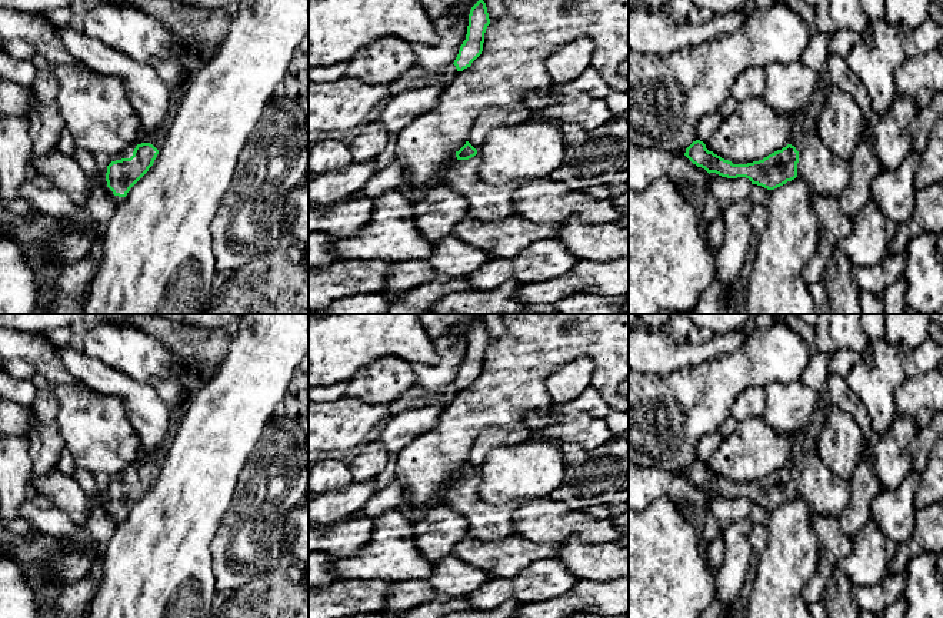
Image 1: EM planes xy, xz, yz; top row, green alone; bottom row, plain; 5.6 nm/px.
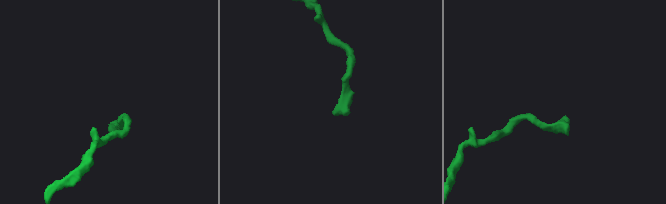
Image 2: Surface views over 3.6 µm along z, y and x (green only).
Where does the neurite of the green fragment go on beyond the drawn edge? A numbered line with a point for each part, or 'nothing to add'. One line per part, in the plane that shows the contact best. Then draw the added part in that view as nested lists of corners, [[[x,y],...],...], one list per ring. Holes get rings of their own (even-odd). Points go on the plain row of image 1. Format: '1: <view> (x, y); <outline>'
1: xy (127, 473); [[[143,454],[143,455],[140,457],[140,460],[139,460],[137,462],[134,462],[133,465],[130,465],[129,468],[126,468],[124,471],[121,471],[121,472],[117,474],[116,477],[101,480],[101,482],[100,482],[100,504],[101,504],[101,507],[106,510],[106,512],[107,512],[116,522],[119,522],[119,524],[120,524],[126,517],[114,515],[113,511],[107,507],[107,501],[106,501],[107,485],[109,485],[111,481],[116,481],[116,480],[130,478],[130,477],[133,475],[133,471],[134,471],[136,465],[137,465],[137,464],[141,464],[141,462],[150,462],[150,464],[153,464],[157,470],[160,468],[160,464],[156,461],[156,458],[154,458],[153,454]]]

